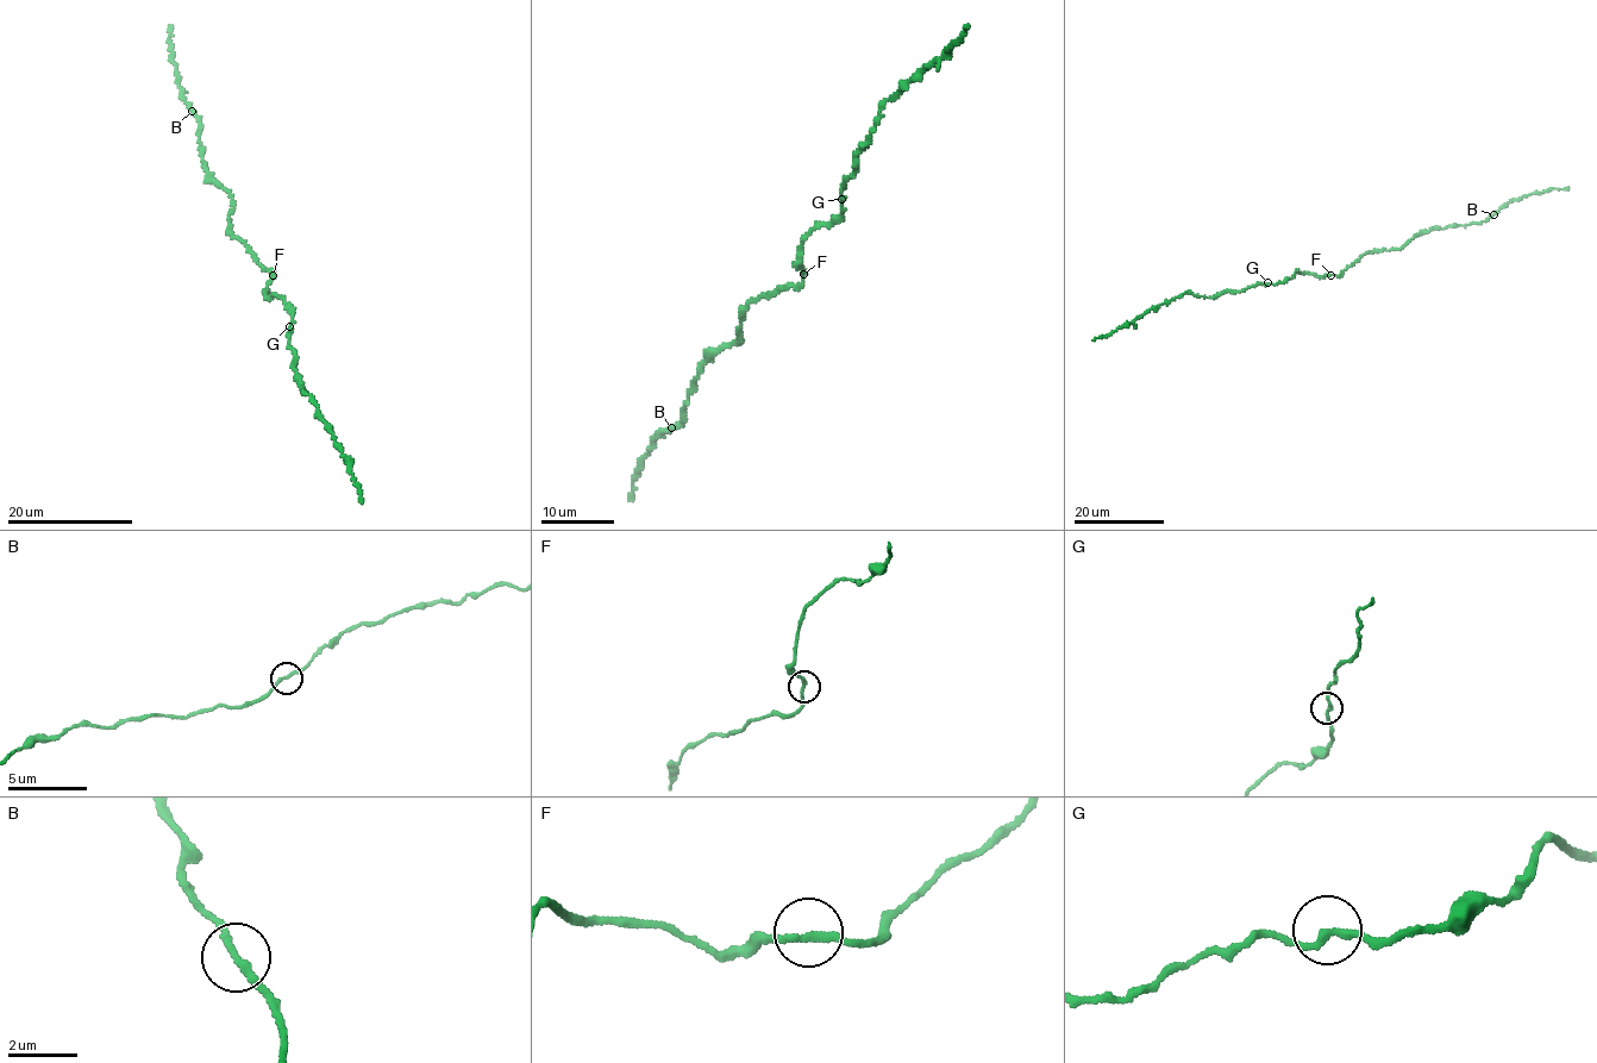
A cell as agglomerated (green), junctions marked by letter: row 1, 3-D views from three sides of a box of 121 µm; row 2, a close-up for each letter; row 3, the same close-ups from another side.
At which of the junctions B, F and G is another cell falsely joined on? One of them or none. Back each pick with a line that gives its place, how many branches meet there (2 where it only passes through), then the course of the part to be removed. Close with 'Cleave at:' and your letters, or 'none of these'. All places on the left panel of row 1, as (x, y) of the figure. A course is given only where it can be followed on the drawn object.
Cleave at: none of these

